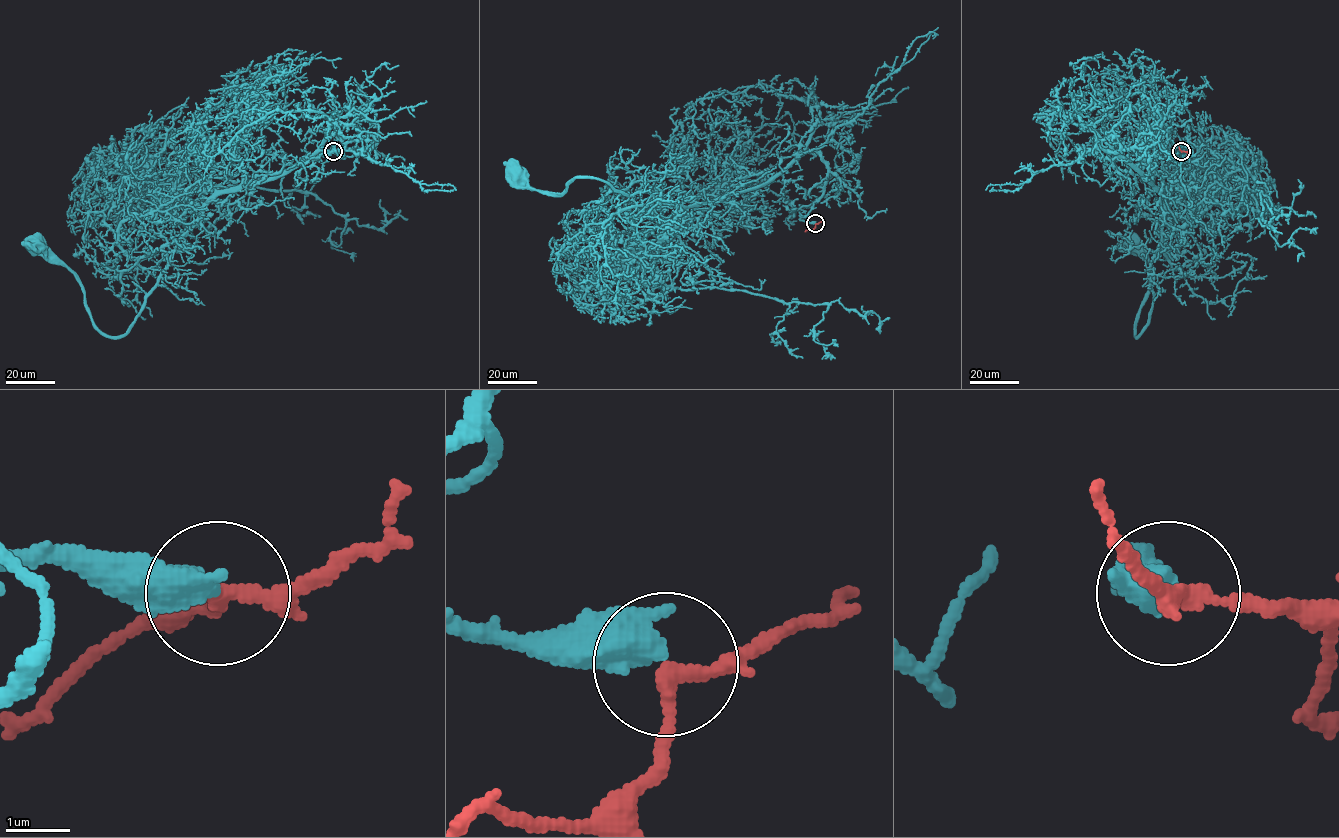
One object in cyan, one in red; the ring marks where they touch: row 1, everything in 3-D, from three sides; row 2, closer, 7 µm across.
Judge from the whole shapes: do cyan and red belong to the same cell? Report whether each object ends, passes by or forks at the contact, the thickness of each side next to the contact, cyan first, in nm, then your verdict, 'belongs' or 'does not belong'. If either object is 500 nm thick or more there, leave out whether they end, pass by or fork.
calibres 550 and 220 nm; belongs

